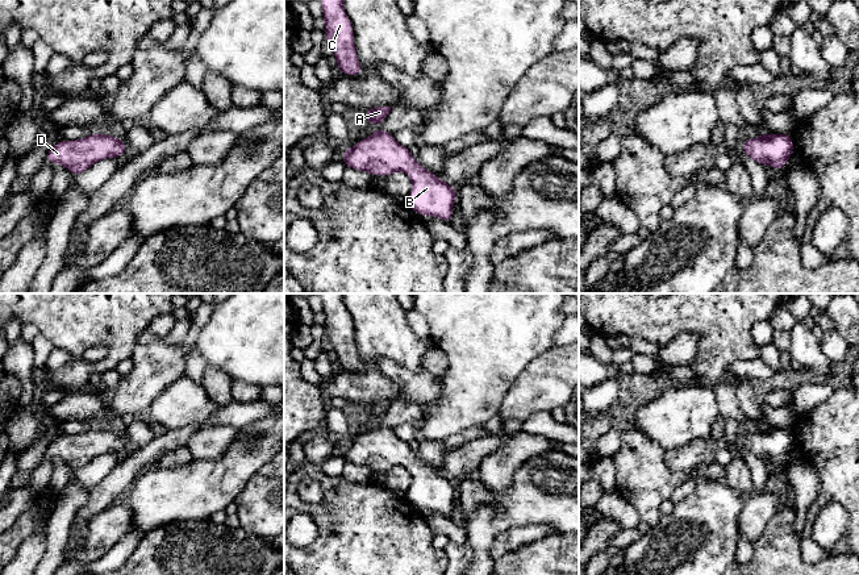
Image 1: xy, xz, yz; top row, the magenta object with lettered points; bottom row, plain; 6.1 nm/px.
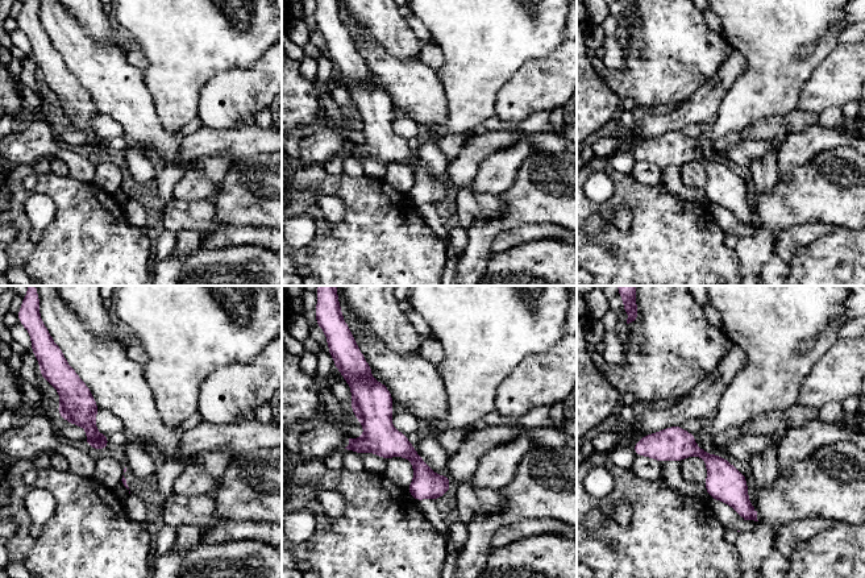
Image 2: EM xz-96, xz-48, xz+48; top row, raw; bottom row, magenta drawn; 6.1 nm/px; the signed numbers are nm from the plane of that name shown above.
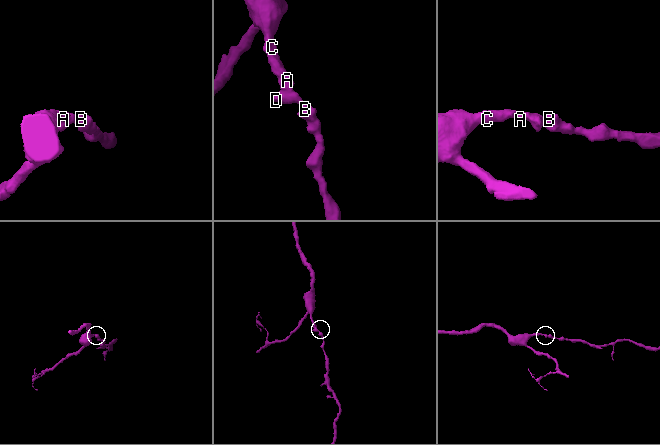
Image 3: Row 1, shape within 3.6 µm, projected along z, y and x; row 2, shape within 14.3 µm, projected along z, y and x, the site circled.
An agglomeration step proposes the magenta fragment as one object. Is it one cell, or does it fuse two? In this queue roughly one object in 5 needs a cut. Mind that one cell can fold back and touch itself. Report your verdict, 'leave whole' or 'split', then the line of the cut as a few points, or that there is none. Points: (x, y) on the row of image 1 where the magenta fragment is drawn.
leave whole | no cut

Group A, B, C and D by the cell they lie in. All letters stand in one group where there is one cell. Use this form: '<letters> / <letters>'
A B C D

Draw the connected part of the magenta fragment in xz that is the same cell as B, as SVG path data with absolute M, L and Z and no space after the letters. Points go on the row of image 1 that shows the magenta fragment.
M374 130L354 147L345 149L341 161L345 167L376 176L387 176L397 171L408 174L412 192L406 197L406 205L420 216L439 217L451 222L454 201L458 197L456 189L424 168L412 157L409 147L395 141L392 133Z

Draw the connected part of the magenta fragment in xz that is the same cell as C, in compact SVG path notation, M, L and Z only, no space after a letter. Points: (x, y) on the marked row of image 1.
M320 0L324 16L325 39L334 51L337 70L347 76L362 74L362 66L354 43L354 29L347 17L343 0Z

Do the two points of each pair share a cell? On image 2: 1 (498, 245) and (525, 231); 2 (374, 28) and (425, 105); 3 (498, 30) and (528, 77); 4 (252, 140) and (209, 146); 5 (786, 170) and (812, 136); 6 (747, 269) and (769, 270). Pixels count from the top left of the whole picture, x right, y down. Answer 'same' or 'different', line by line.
1: same
2: different
3: different
4: same
5: same
6: different

